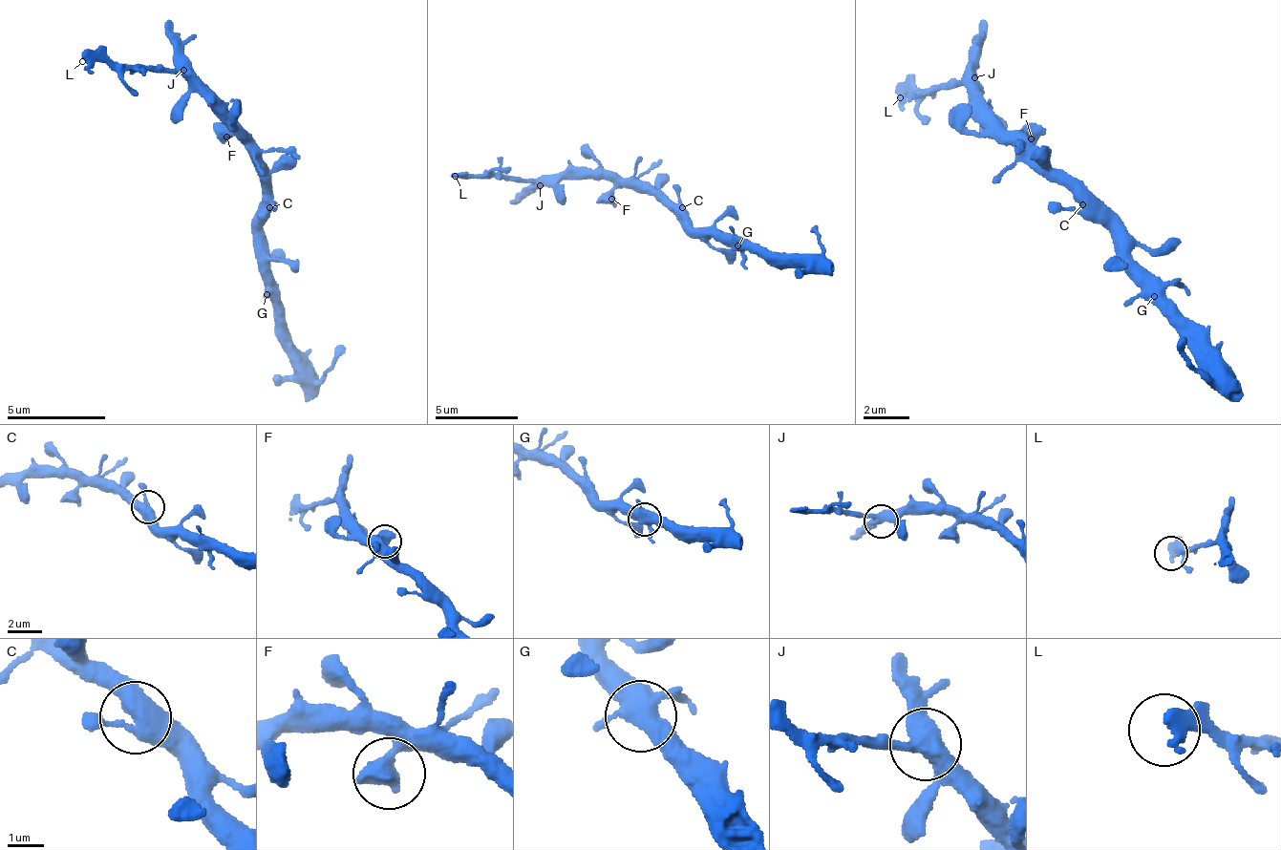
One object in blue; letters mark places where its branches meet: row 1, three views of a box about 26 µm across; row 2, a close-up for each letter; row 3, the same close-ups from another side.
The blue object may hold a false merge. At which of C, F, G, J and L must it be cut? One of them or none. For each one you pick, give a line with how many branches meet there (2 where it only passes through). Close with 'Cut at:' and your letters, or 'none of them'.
Cut at: none of them

